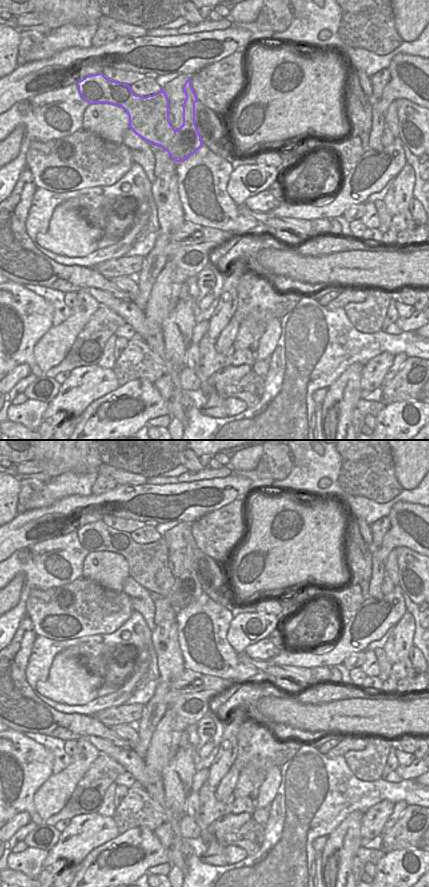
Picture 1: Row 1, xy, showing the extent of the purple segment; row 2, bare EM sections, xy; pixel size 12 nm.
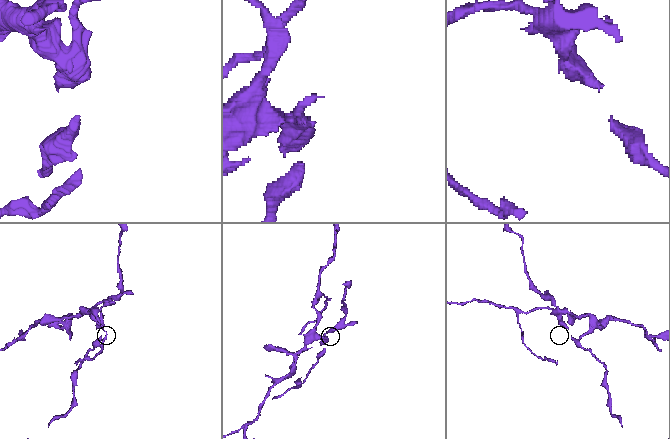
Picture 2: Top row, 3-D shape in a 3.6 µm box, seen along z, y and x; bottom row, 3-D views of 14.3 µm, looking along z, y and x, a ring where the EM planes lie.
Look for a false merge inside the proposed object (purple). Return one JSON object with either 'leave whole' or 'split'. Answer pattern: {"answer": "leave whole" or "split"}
{"answer": "split"}

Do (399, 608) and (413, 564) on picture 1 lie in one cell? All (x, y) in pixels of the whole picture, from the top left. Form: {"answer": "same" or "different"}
{"answer": "different"}

